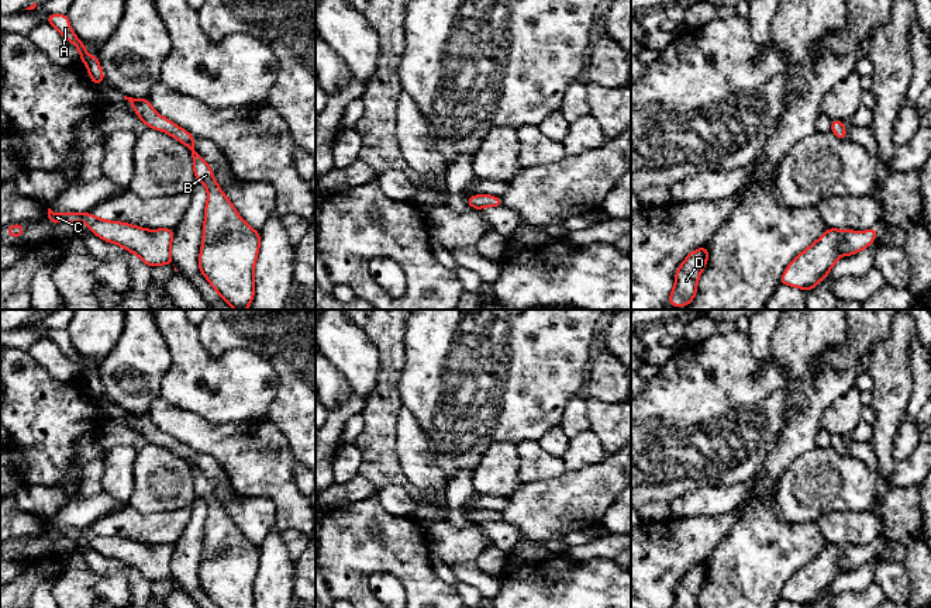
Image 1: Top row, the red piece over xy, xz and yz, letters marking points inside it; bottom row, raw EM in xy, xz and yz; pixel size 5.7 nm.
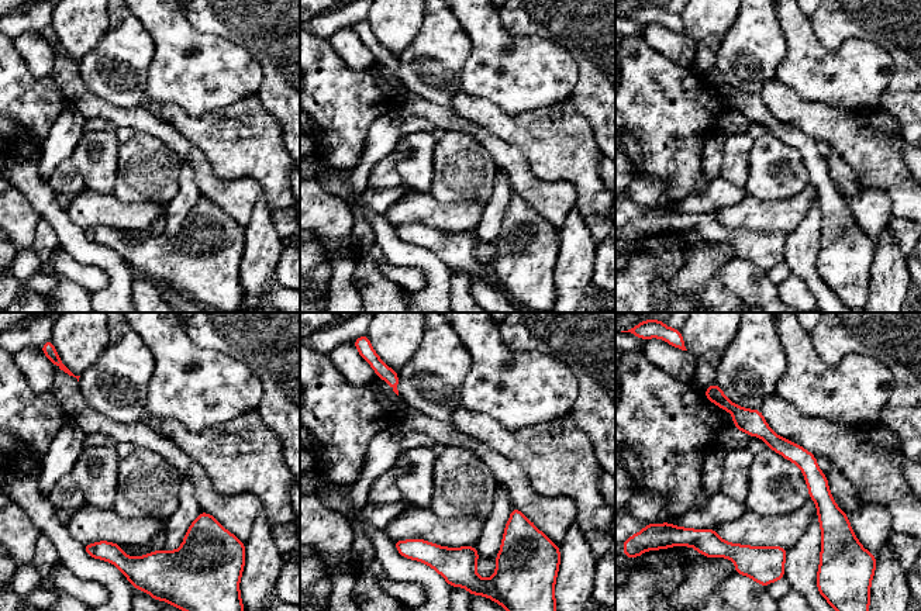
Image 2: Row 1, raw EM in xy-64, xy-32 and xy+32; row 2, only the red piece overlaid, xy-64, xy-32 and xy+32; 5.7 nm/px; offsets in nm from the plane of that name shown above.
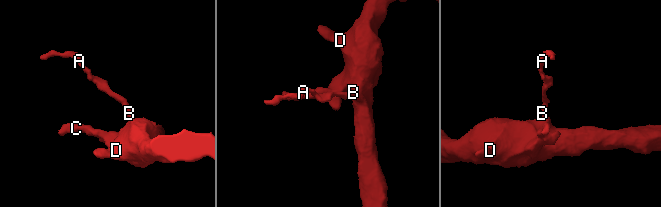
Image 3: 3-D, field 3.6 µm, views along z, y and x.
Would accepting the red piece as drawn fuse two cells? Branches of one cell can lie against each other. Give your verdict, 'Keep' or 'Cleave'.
Keep

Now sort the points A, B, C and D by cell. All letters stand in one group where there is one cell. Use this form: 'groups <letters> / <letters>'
groups A B C D

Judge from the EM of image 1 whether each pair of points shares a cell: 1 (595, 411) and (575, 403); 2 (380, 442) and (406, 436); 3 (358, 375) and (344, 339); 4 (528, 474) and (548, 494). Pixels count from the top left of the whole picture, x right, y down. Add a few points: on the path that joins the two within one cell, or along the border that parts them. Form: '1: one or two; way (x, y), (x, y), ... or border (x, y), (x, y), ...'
1: two; border (582, 396), (590, 428)
2: two; border (402, 407), (396, 424), (396, 455), (404, 472)
3: one; way (358, 366), (357, 358), (348, 348)
4: two; border (566, 469), (558, 476), (523, 484)

